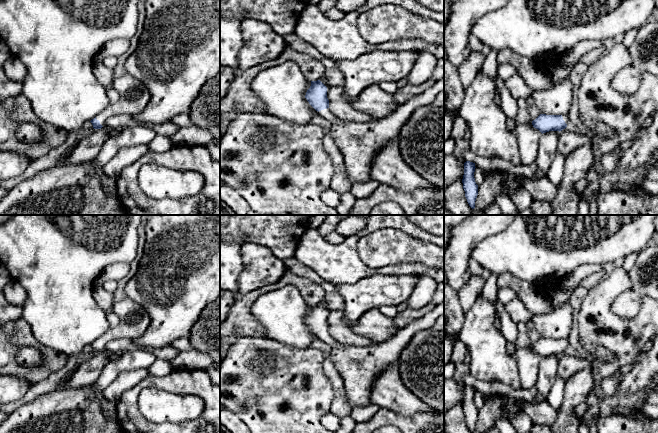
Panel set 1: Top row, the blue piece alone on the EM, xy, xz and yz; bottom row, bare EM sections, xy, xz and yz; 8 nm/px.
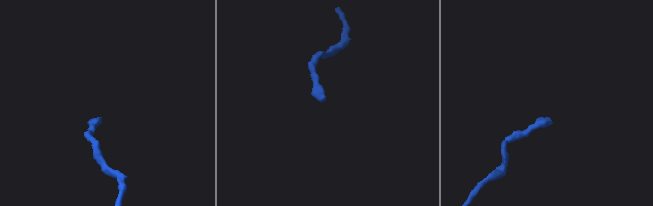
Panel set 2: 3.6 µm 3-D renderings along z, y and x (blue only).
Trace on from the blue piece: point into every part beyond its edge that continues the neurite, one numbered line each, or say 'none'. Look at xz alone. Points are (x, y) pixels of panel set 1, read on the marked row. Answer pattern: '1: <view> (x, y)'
1: xz (326, 113)

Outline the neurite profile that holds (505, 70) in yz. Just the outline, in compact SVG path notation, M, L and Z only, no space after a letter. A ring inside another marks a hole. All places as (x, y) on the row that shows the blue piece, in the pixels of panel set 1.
M502 63L497 66L497 73L503 81L509 79L515 72L516 68L510 63Z

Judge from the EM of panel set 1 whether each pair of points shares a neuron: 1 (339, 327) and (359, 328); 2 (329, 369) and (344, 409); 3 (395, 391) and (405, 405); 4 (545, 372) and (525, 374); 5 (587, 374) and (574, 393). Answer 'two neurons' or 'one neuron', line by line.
1: two neurons
2: one neuron
3: one neuron
4: two neurons
5: one neuron

